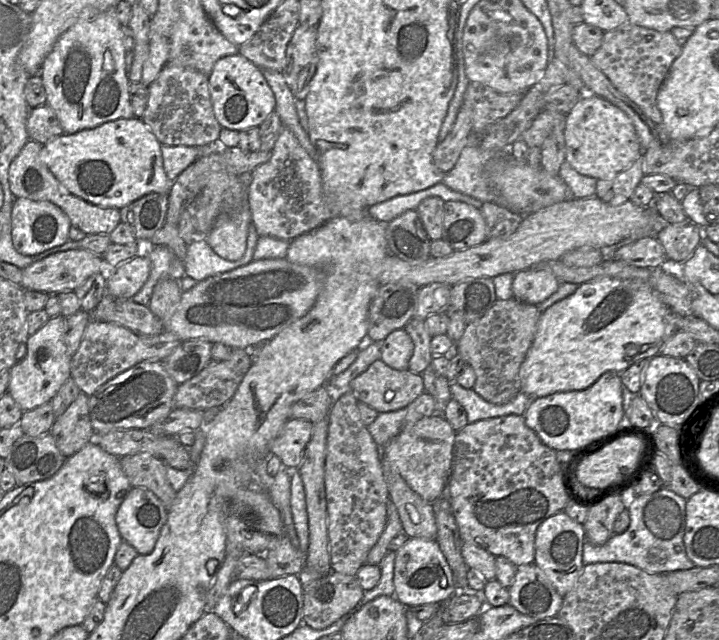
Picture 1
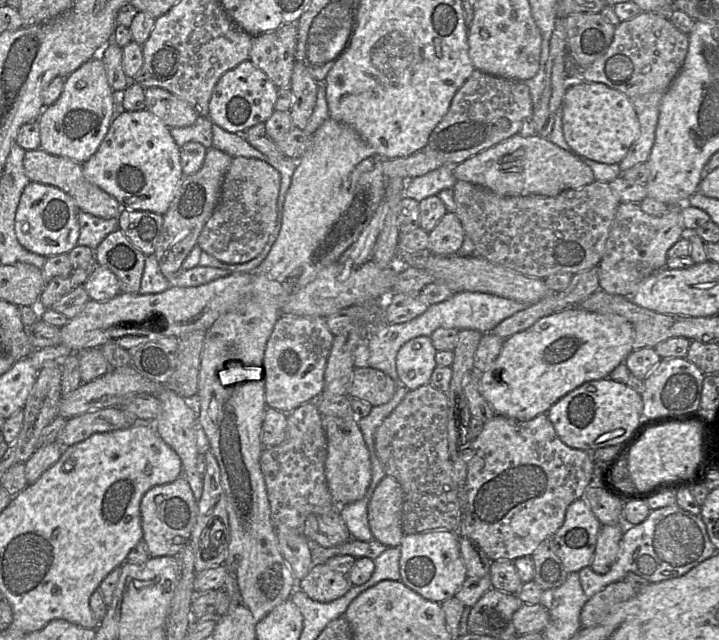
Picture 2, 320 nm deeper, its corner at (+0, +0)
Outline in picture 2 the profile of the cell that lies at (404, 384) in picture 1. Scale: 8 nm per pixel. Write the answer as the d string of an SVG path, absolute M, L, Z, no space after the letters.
M355 367L349 396L379 406L392 399L396 388L395 381L385 372L372 367Z

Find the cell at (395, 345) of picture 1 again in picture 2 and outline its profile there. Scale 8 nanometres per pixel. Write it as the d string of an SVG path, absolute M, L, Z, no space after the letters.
M429 336L415 337L399 349L396 370L399 379L409 390L430 383L433 370L437 366L436 352Z

